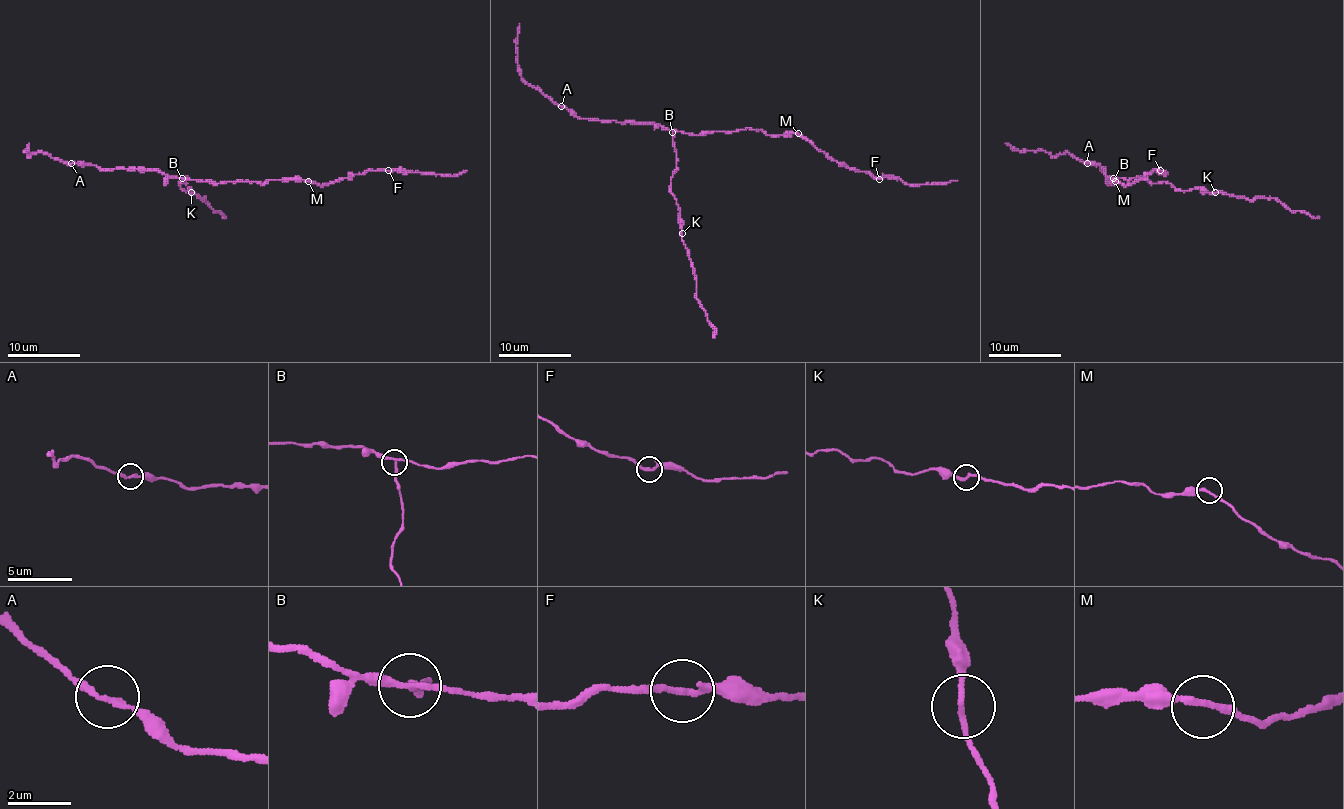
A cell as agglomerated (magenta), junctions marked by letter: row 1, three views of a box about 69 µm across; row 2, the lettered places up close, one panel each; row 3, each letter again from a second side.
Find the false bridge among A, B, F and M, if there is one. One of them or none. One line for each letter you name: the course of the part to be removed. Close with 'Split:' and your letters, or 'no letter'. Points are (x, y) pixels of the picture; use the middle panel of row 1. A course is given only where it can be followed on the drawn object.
B: Course of the part to remove: (673, 131), (676, 164), (671, 190), (680, 210), (682, 241), (693, 266), (696, 295), (715, 332), (713, 337)
Split: B

